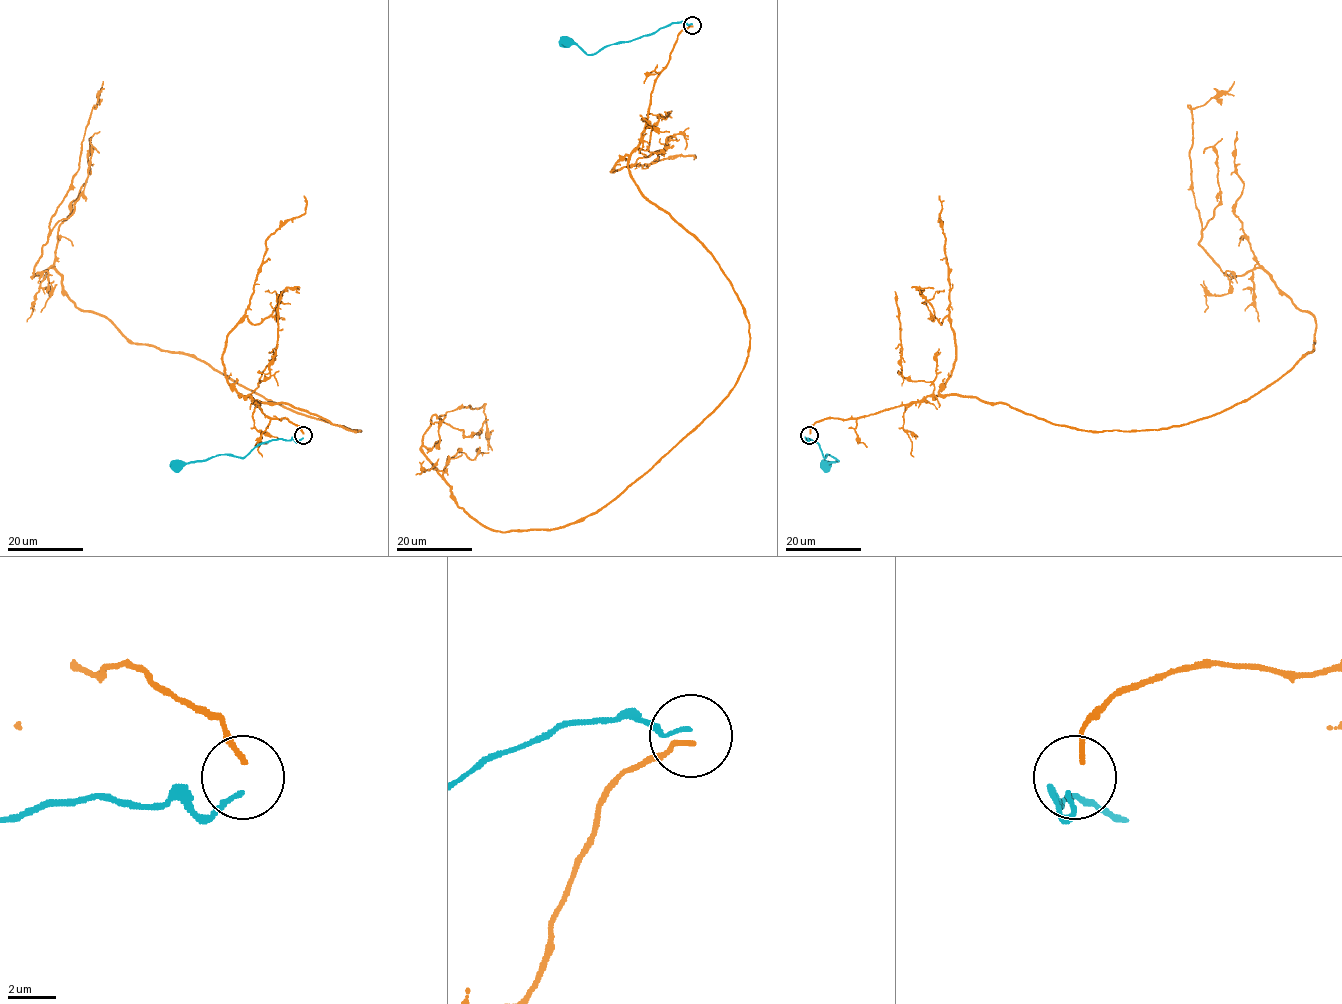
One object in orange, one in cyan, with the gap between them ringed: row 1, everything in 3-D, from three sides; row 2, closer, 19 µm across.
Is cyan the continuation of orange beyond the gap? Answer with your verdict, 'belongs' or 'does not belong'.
does not belong

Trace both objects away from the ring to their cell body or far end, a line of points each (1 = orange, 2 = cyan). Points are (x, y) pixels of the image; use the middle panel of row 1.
1: (692, 25), (628, 172), (729, 281), (744, 368), (572, 523), (480, 525), (421, 445), (469, 405), (492, 450)
2: (691, 24), (672, 23), (632, 41), (606, 45), (591, 55), (566, 41)

